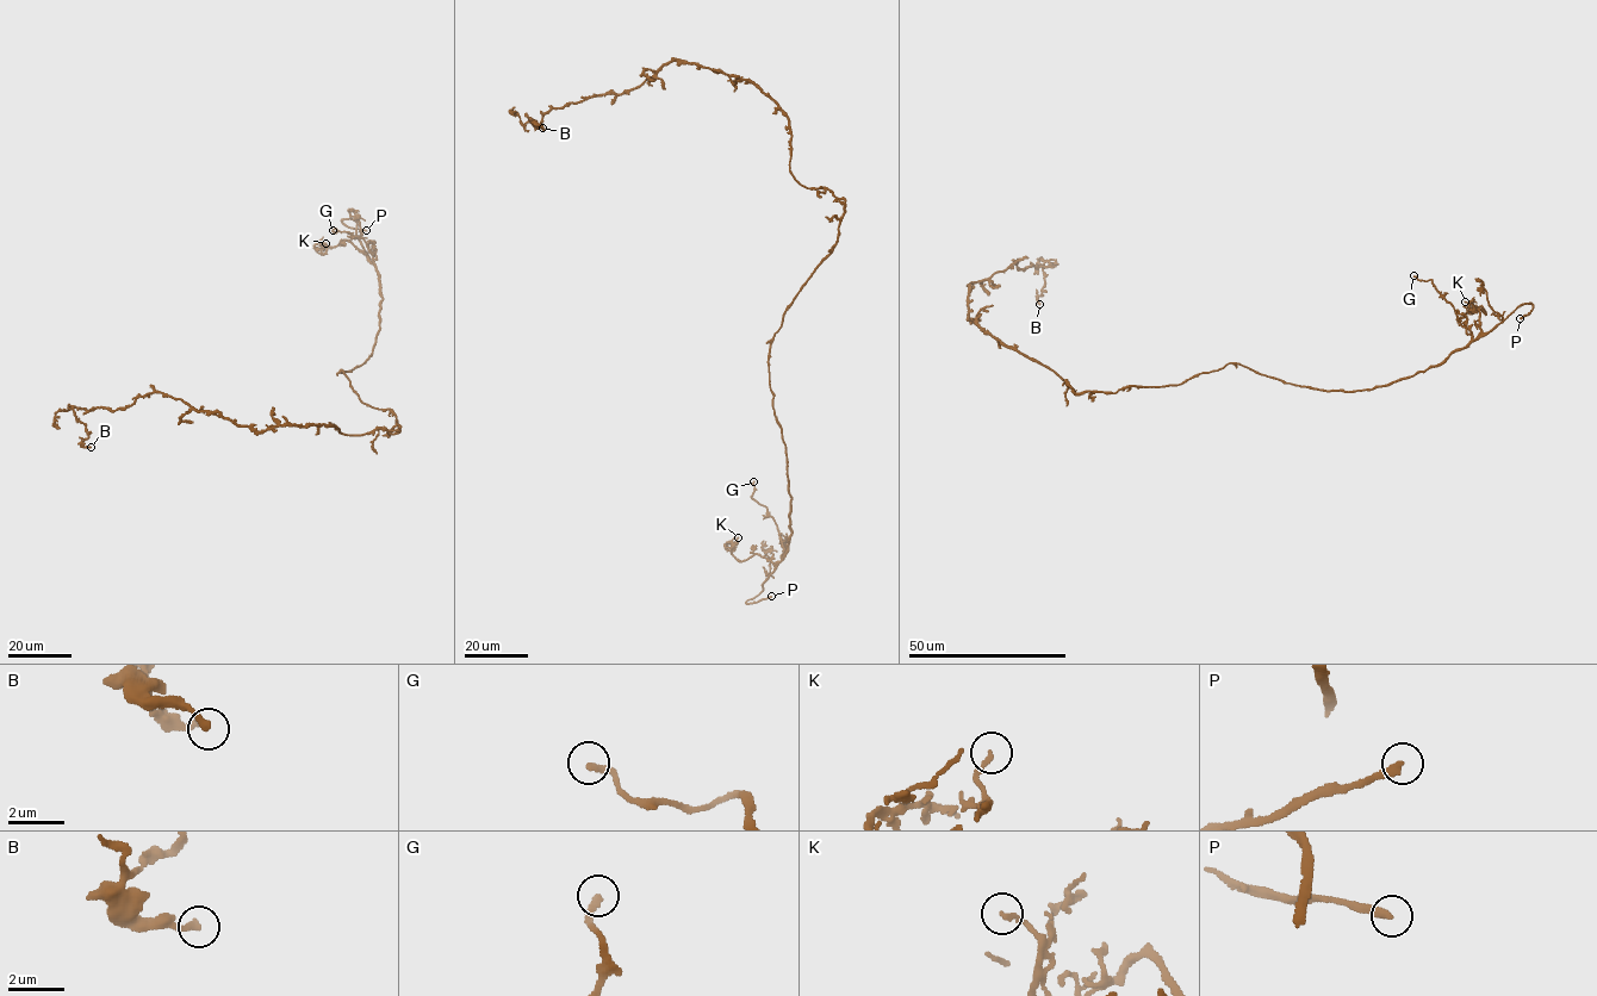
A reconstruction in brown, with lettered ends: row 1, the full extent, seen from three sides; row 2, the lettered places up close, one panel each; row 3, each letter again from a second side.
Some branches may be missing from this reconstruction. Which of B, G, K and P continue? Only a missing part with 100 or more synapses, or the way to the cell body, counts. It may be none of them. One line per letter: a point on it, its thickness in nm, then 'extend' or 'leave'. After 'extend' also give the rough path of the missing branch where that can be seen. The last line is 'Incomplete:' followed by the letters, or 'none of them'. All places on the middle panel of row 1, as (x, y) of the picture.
B: at (542, 128); 240 nm thick; leave
G: at (753, 481); 220 nm thick; leave
K: at (738, 537); 160 nm thick; leave
P: at (771, 596); 280 nm thick; extend; missing branch runs (771, 596), (783, 596), (784, 611)
Incomplete: P

